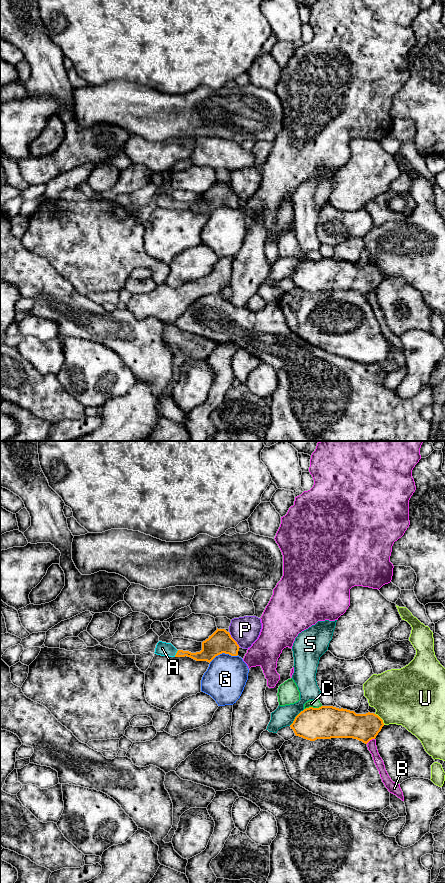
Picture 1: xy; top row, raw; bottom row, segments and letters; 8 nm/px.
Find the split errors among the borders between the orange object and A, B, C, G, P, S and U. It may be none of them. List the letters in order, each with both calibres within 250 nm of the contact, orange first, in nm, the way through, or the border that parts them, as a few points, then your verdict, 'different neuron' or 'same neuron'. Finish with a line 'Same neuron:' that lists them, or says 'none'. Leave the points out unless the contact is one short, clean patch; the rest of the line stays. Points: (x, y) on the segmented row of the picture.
A: 120 nm thick on the orange side, 110 nm on the other; runs through xy (207, 653), (204, 655), (176, 653), (162, 648); same neuron
B: 220 nm thick on the orange side, 70 nm on the other; different neuron
C: 260 nm thick on the orange side, 60 nm on the other; different neuron
G: 180 nm thick on the orange side, 320 nm on the other; different neuron
P: 180 nm thick on the orange side, 220 nm on the other; different neuron
S: 260 nm thick on the orange side, 170 nm on the other; different neuron
U: 220 nm thick on the orange side, 440 nm on the other; different neuron
Same neuron: A

